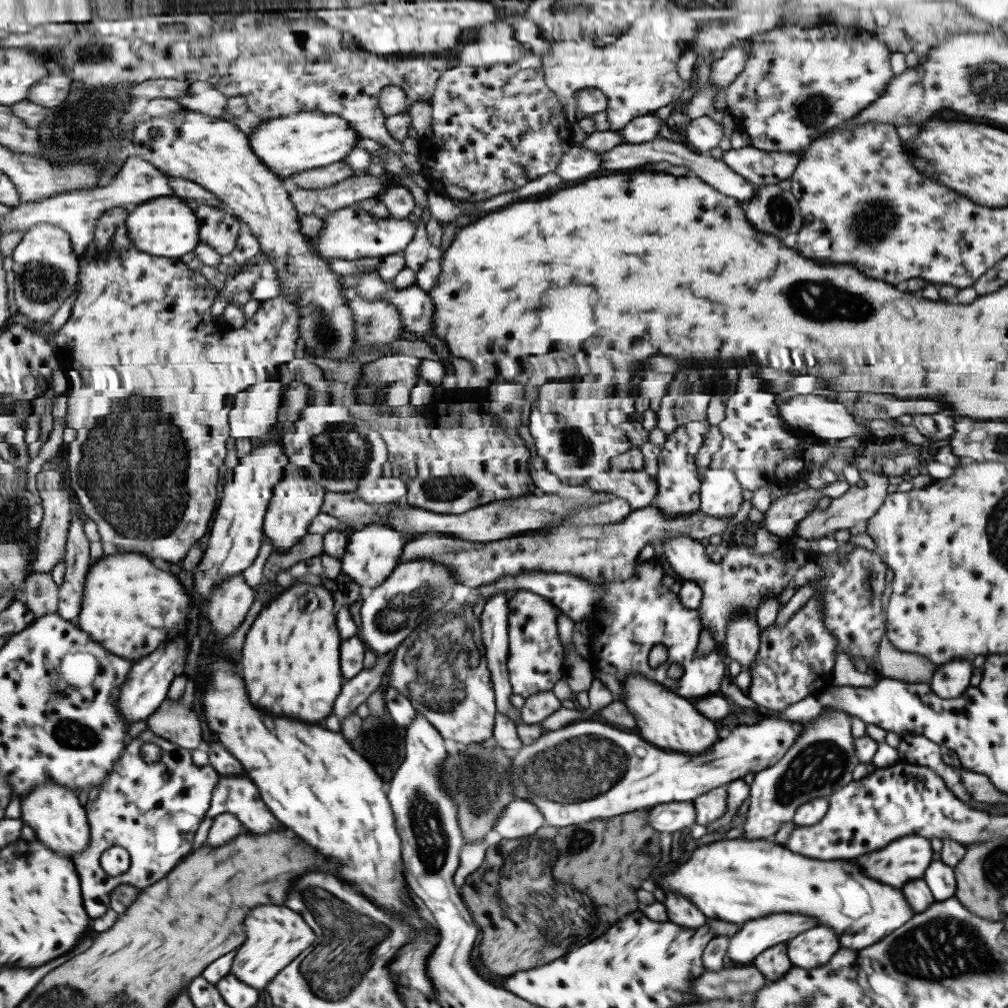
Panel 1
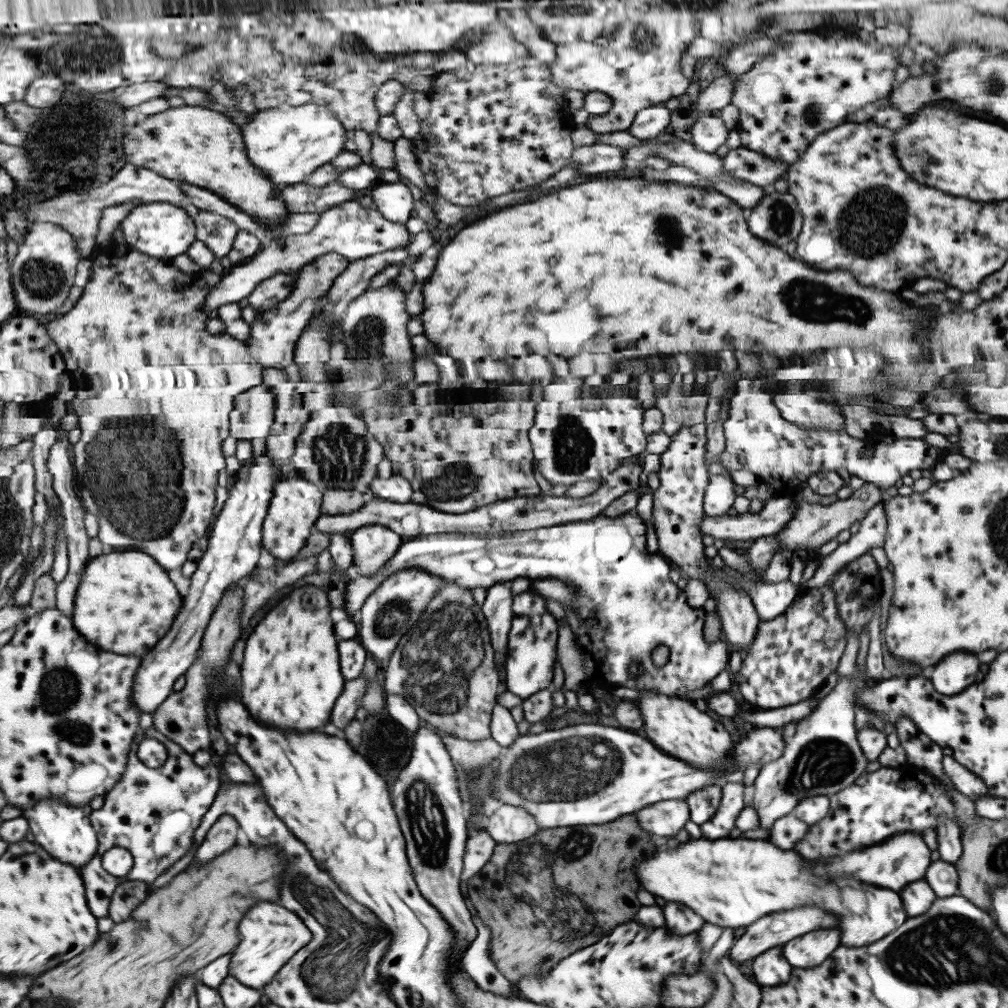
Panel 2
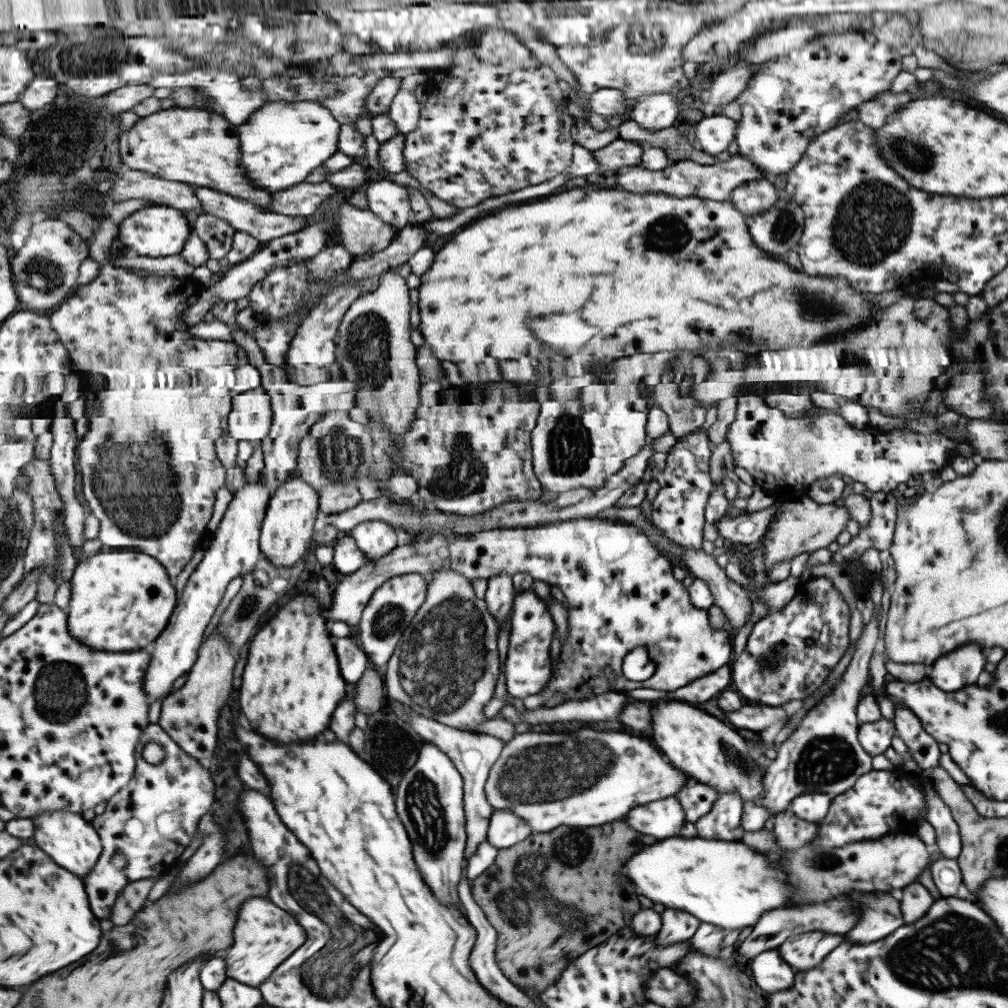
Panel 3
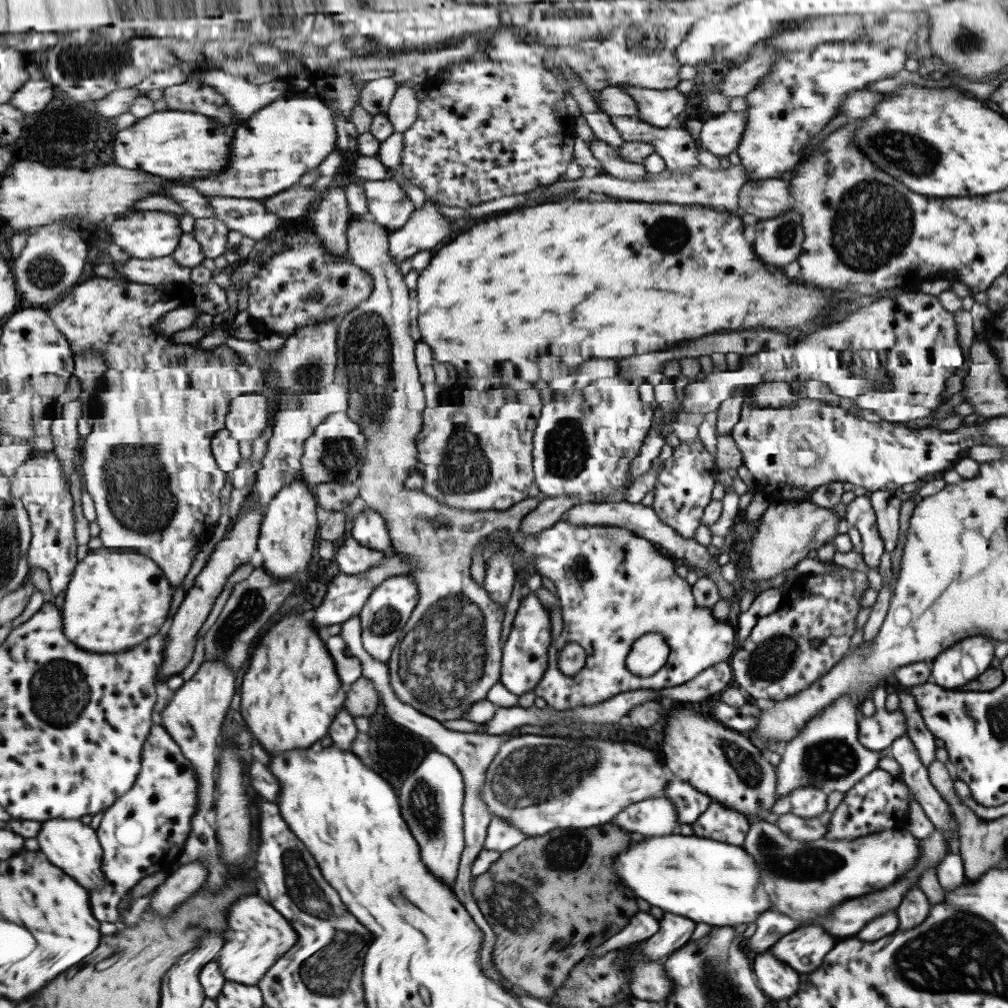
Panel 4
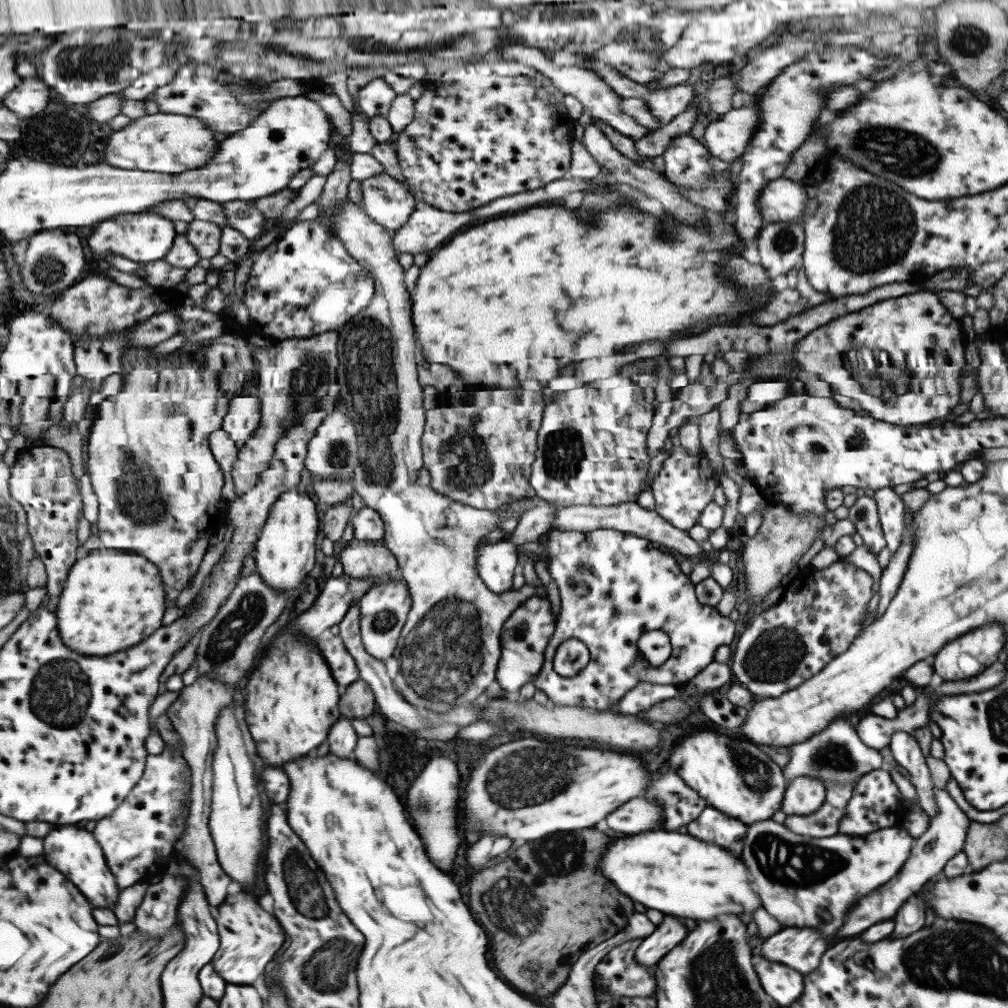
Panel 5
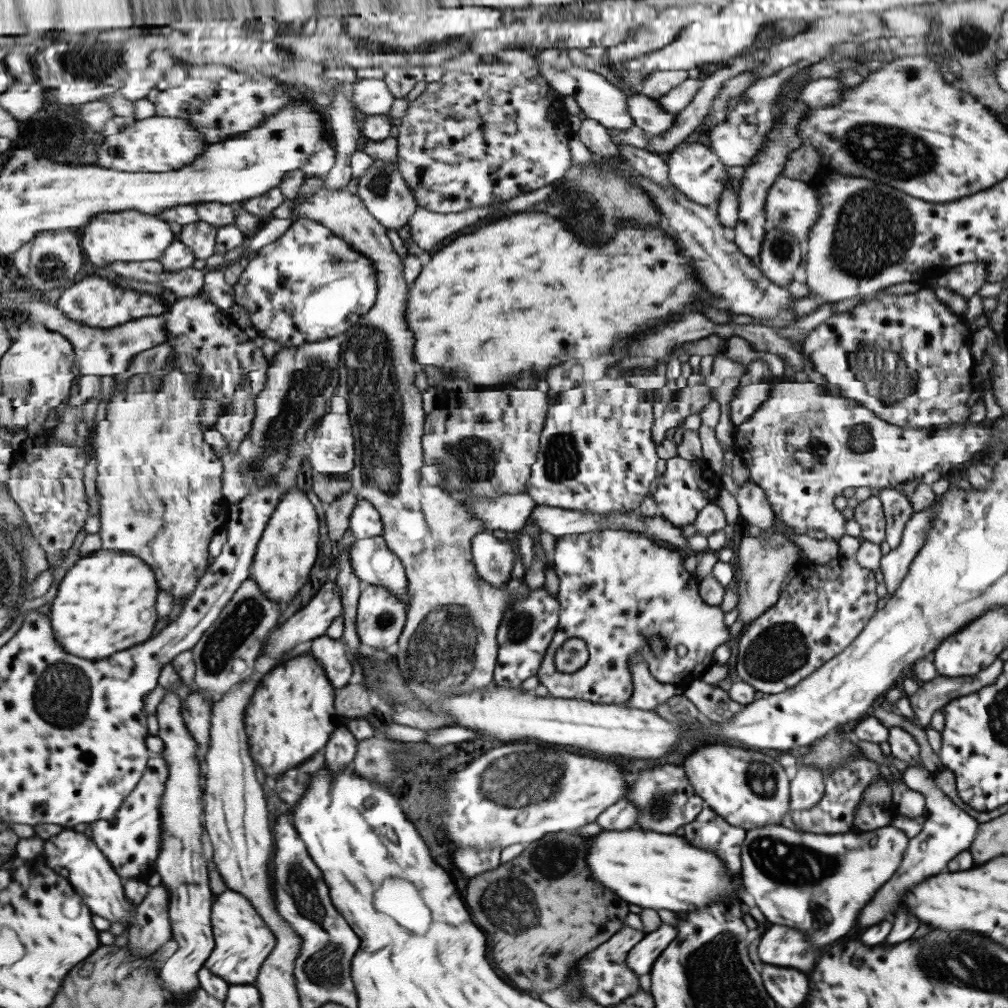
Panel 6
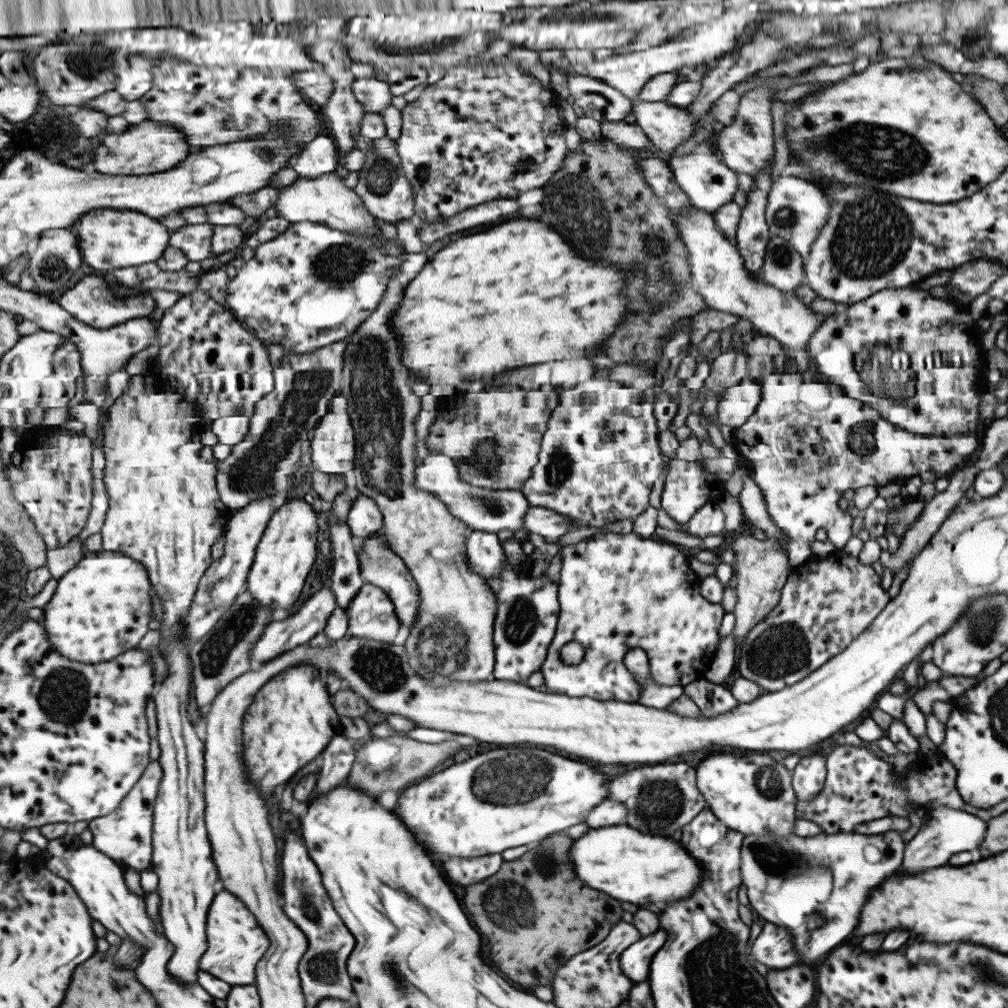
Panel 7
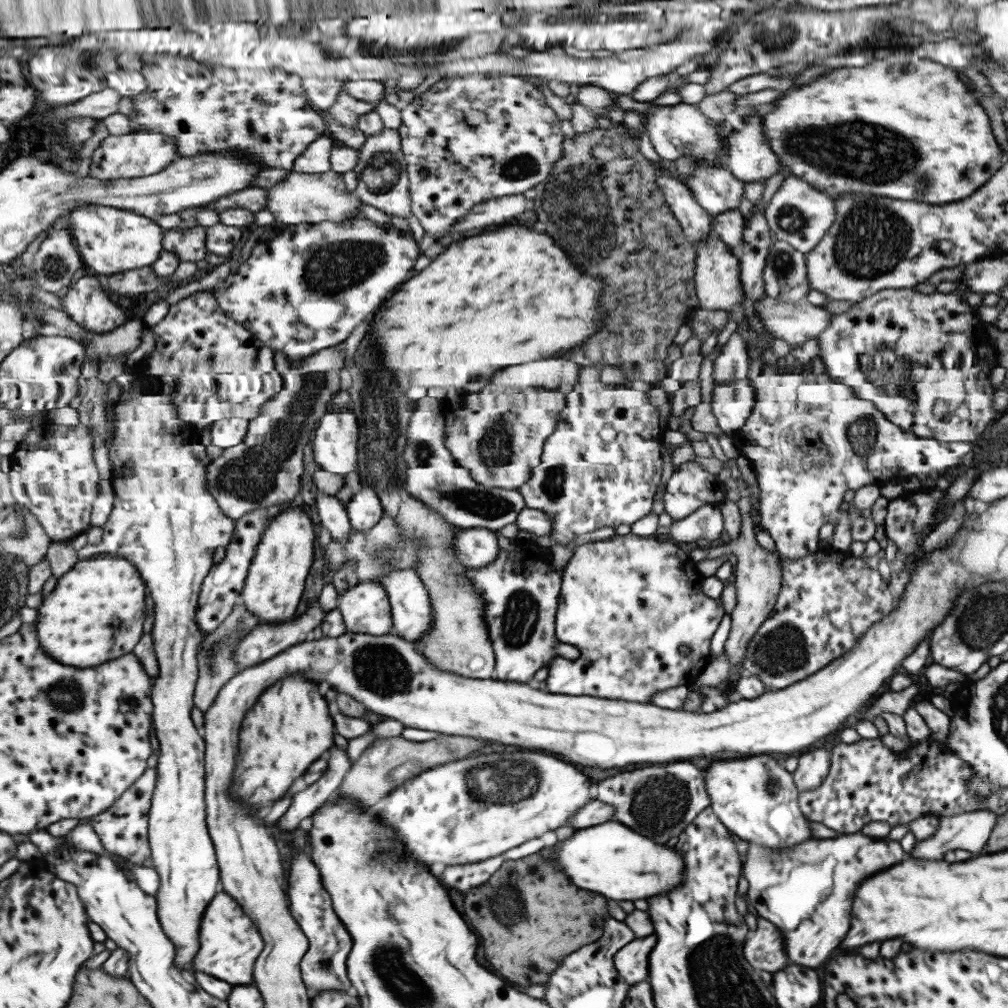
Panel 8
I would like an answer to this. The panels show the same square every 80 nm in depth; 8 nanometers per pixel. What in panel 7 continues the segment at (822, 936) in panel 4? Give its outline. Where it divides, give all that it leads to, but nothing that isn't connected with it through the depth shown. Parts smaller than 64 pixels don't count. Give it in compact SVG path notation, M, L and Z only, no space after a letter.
M765 924L751 946L751 958L767 968L787 968L797 964L797 954L793 950L793 940L783 928Z

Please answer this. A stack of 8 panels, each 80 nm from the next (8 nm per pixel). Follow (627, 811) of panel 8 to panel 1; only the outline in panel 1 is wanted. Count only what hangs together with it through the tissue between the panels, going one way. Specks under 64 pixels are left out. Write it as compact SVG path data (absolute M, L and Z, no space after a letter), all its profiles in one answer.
M726 785L718 786L691 800L695 809L695 823L710 826L719 820L727 808Z

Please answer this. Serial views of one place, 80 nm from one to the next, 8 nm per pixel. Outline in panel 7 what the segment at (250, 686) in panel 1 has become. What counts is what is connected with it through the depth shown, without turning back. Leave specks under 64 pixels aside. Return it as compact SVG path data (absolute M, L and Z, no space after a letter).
M293 666L279 674L255 696L244 721L247 748L243 754L251 784L269 796L269 792L273 792L279 784L289 782L303 764L321 754L337 726L339 722L329 704L329 694L311 666Z

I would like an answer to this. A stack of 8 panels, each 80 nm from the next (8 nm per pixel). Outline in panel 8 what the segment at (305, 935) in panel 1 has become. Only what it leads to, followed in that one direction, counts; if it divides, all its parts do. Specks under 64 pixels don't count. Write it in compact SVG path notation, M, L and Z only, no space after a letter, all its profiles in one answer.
M225 890L211 901L207 908L207 918L203 918L201 929L201 950L196 954L194 970L216 976L233 986L252 985L254 982L255 962L261 956L266 942L258 926L234 896Z

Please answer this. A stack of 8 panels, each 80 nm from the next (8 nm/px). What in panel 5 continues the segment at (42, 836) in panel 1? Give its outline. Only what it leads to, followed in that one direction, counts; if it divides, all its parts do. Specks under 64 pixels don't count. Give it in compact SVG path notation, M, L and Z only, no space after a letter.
M59 823L54 825L53 830L47 833L44 840L44 856L51 866L57 867L63 874L66 874L67 878L70 878L71 882L74 882L83 891L83 894L86 894L93 906L107 907L111 910L117 906L121 890L93 832L88 832L84 827L80 828L77 823Z

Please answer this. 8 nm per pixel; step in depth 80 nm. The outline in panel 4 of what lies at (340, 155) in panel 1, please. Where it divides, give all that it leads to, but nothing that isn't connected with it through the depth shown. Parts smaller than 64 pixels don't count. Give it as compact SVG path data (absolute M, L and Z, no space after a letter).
M281 98L252 114L237 128L229 166L209 179L187 182L209 197L250 198L263 201L295 186L308 170L316 168L336 146L336 128L332 112L316 98Z

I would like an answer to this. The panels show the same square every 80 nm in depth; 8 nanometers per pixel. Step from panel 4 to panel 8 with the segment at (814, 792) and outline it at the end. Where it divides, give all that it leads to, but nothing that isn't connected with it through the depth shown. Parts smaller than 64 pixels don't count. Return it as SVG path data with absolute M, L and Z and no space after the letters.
M814 749L797 758L797 768L792 773L797 790L813 790L826 778L830 765L830 753Z

